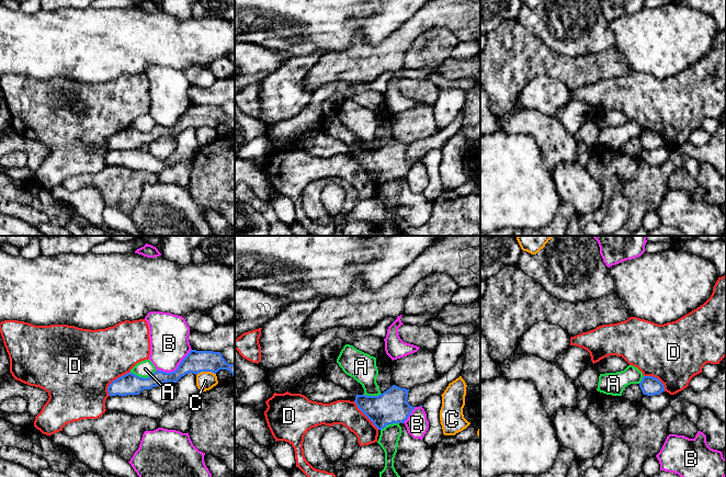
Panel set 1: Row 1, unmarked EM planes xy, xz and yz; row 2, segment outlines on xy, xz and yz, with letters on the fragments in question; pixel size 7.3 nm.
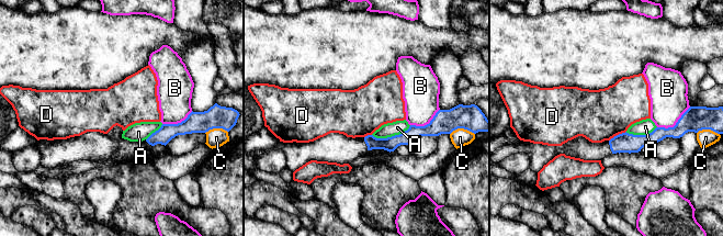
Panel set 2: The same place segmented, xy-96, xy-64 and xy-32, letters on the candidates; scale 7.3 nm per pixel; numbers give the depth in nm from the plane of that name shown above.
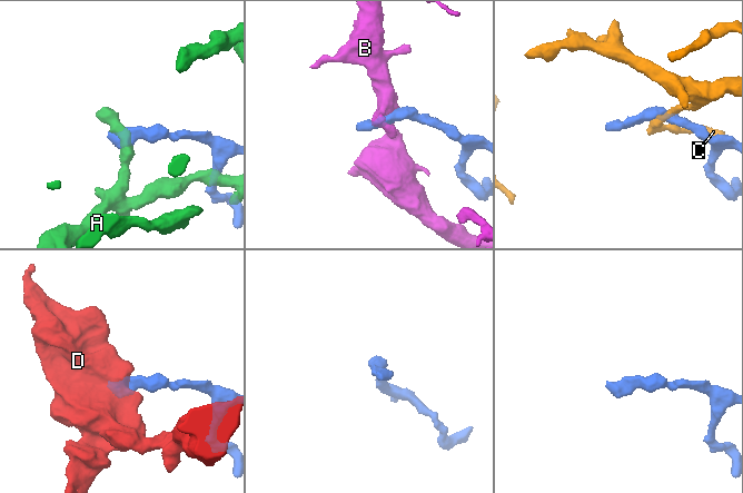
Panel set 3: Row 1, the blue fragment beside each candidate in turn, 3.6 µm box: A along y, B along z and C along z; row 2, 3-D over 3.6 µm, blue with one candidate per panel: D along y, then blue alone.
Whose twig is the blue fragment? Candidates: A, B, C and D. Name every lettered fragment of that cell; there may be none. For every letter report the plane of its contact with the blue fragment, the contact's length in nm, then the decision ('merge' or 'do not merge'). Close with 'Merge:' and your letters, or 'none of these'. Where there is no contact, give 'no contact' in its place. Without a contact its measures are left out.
A: xy | 200 nm | do not merge
B: xy | 300 nm | do not merge
C: xy | 140 nm | do not merge
D: xy | 240 nm | do not merge
Merge: none of these

